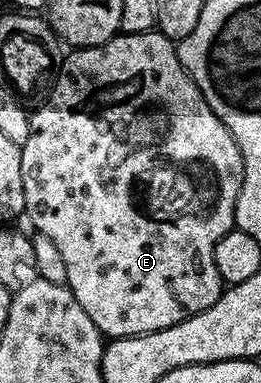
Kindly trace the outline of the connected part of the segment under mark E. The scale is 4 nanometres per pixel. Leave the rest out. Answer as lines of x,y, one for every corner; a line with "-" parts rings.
152,30
141,34
116,34
103,44
98,44
92,48
75,48
64,55
63,64
60,66
47,94
47,101
36,112
30,113
29,138
25,138
25,142
19,150
21,154
21,182
25,182
25,216
26,219
31,219
32,229
35,232
45,234
45,238
50,238
57,245
57,251
61,253
61,258
65,258
67,263
66,285
77,298
77,302
81,302
81,310
85,310
85,314
89,314
89,318
93,318
93,322
99,327
104,337
114,338
116,336
140,336
146,332
165,330
169,326
177,326
177,322
187,320
190,316
196,316
198,312
203,312
209,306
213,306
217,302
217,298
225,291
225,283
217,270
215,247
217,242
221,242
225,238
227,232
235,228
235,203
243,185
243,159
233,134
229,134
229,130
223,125
221,118
217,118
217,114
213,114
209,102
205,102
201,90
191,81
191,75
184,70
183,64
179,60
176,41
166,39
163,33
158,30

